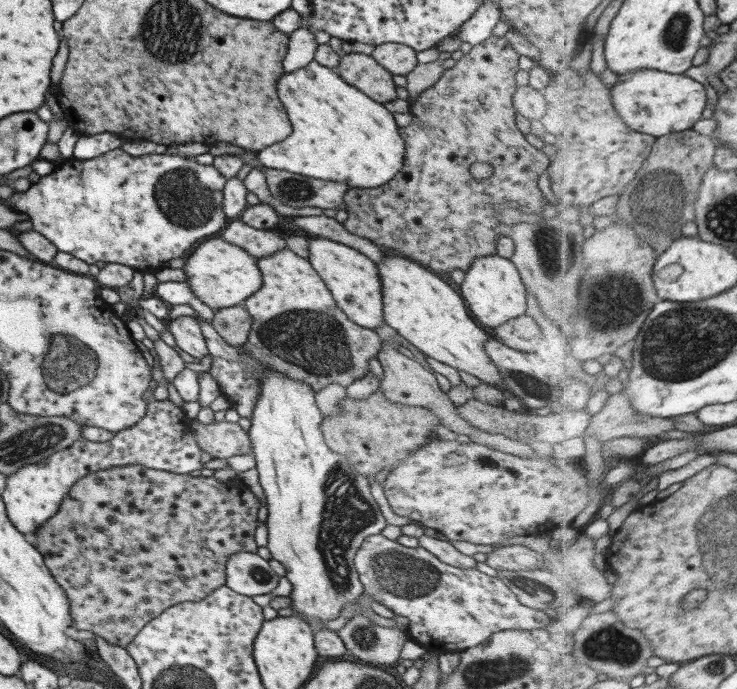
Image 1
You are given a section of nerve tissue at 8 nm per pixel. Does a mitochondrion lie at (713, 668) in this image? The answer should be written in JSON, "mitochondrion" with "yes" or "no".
{"mitochondrion":"yes"}

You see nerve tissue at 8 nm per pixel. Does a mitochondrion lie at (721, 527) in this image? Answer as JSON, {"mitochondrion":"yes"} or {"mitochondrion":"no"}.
{"mitochondrion":"yes"}

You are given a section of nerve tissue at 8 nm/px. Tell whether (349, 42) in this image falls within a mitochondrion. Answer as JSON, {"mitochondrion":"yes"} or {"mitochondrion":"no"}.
{"mitochondrion":"no"}

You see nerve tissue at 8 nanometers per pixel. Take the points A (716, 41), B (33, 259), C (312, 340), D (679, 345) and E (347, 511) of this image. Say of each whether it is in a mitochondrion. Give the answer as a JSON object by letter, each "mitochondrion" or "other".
{"A":"other","B":"other","C":"mitochondrion","D":"mitochondrion","E":"mitochondrion"}

